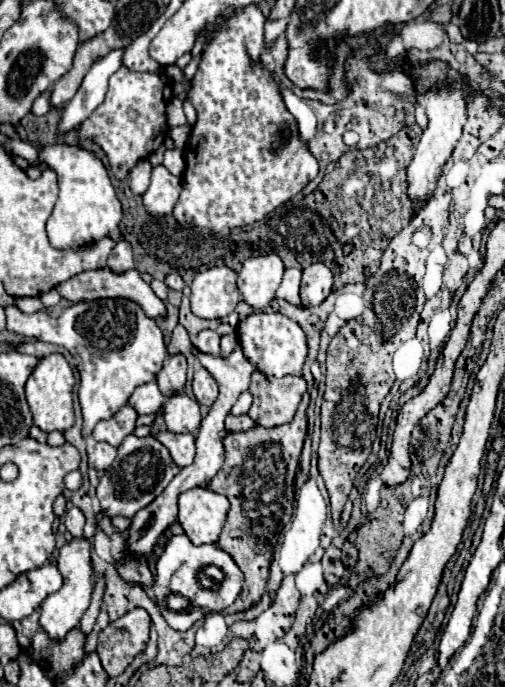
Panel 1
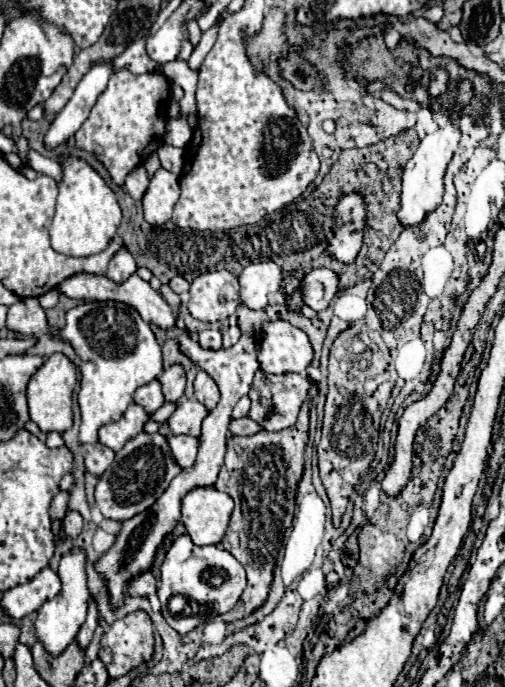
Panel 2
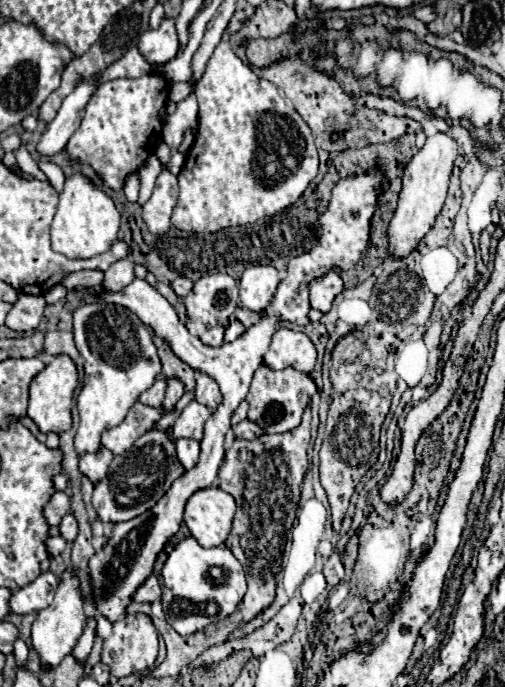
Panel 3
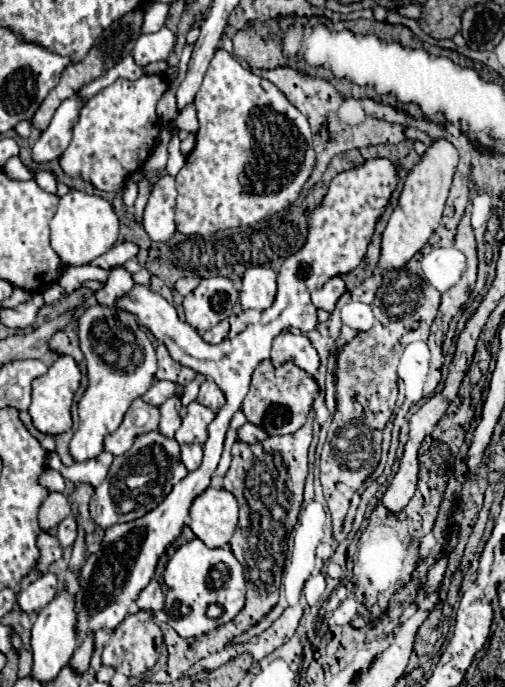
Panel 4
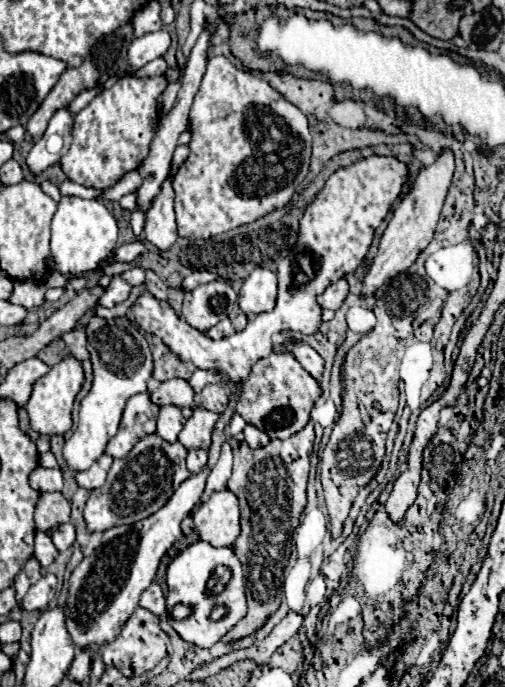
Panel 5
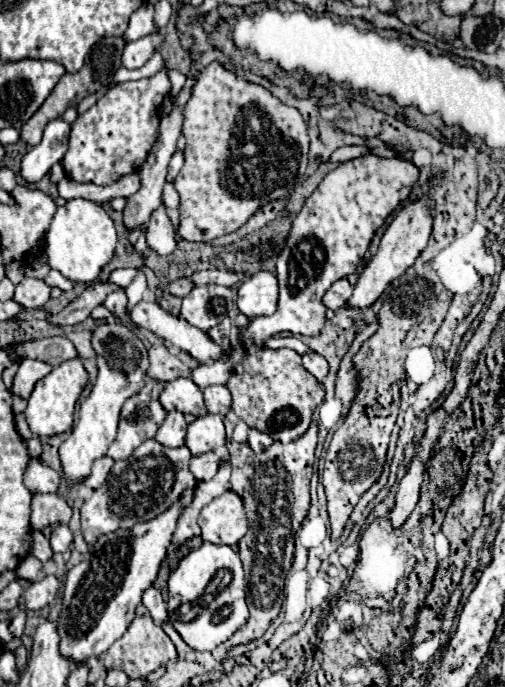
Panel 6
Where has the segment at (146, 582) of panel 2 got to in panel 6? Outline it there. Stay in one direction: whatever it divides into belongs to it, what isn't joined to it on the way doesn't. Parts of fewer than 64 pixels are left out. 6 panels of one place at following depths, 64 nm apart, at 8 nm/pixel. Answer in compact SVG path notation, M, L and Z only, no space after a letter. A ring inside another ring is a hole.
M150 586L150 588L144 592L144 596L142 596L142 604L150 610L150 614L152 614L152 618L154 618L156 622L164 622L164 620L168 618L166 602L164 602L164 598L162 598L162 594L160 594L158 588Z

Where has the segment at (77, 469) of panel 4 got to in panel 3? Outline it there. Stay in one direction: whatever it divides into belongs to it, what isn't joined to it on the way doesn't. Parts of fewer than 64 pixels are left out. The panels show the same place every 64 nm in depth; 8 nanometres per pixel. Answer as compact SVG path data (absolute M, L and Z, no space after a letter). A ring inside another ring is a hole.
M100 446L96 452L84 454L80 458L80 472L84 476L88 476L92 482L98 482L106 476L106 470L108 470L112 458L114 458L114 454L108 448Z

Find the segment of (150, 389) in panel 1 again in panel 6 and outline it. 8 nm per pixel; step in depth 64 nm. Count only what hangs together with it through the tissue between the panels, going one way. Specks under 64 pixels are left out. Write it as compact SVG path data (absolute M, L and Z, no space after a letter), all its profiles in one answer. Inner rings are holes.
M176 378L164 382L164 390L158 400L166 410L178 410L182 414L190 412L194 416L206 414L202 392L190 378Z

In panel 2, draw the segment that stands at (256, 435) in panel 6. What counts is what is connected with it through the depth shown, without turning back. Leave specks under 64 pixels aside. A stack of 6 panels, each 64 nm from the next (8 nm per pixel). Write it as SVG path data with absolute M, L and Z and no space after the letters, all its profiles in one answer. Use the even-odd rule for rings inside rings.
M238 418L238 420L230 420L230 432L234 436L250 436L250 434L256 434L260 430L260 426L250 420L250 418Z

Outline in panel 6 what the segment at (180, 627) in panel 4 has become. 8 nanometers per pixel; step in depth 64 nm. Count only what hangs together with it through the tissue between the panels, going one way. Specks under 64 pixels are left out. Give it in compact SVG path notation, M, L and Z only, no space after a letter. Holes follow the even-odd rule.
M204 542L200 548L190 550L190 554L186 554L178 562L178 566L170 572L168 592L170 592L168 598L170 622L174 630L182 636L182 640L194 650L214 650L248 620L246 578L242 562L236 550L230 546L216 546ZM218 570L222 570L222 574L218 574ZM224 606L228 606L230 614L224 614L224 618L218 624L212 622L214 612L224 610Z

